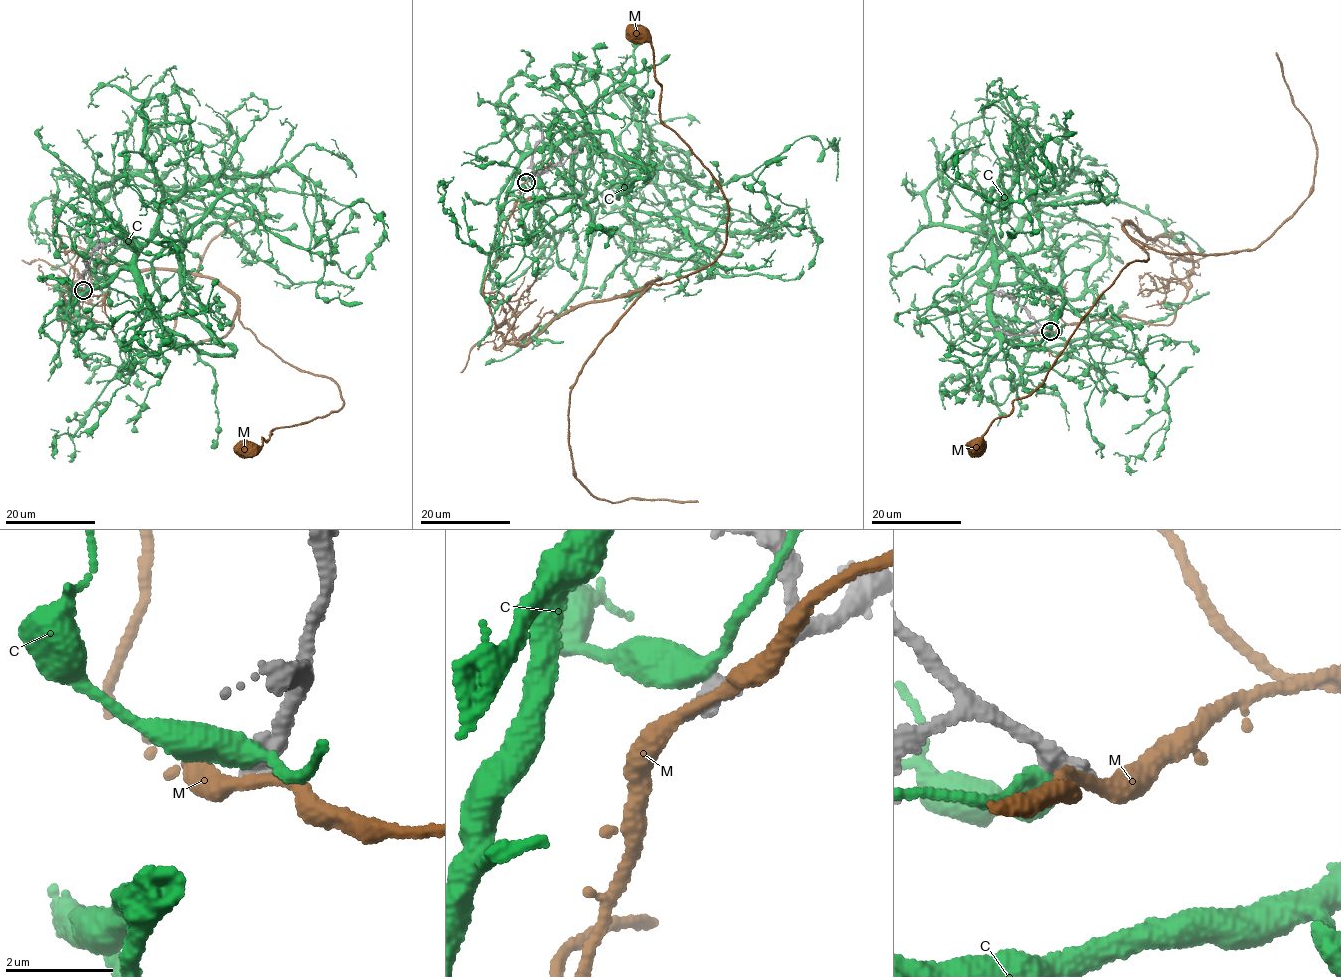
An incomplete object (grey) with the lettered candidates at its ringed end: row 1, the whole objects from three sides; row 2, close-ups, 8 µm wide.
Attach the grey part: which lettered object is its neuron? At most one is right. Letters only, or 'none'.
none

